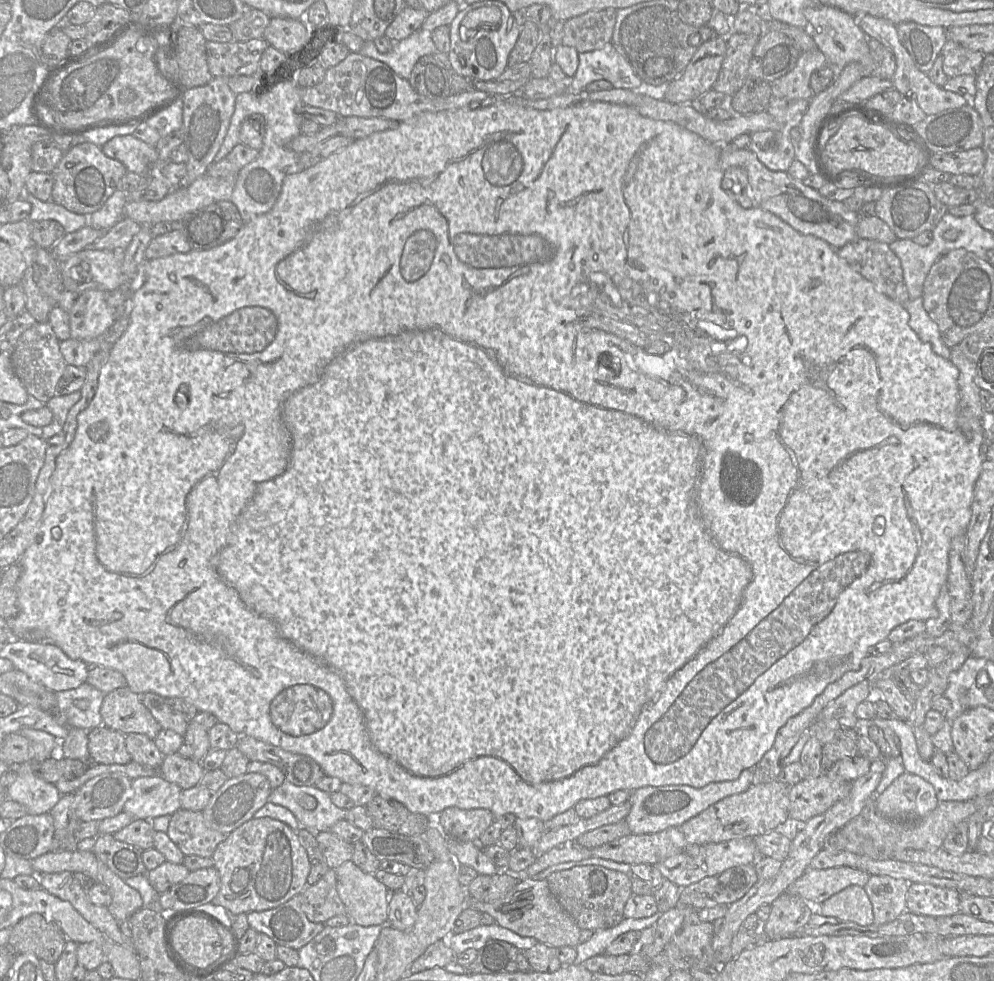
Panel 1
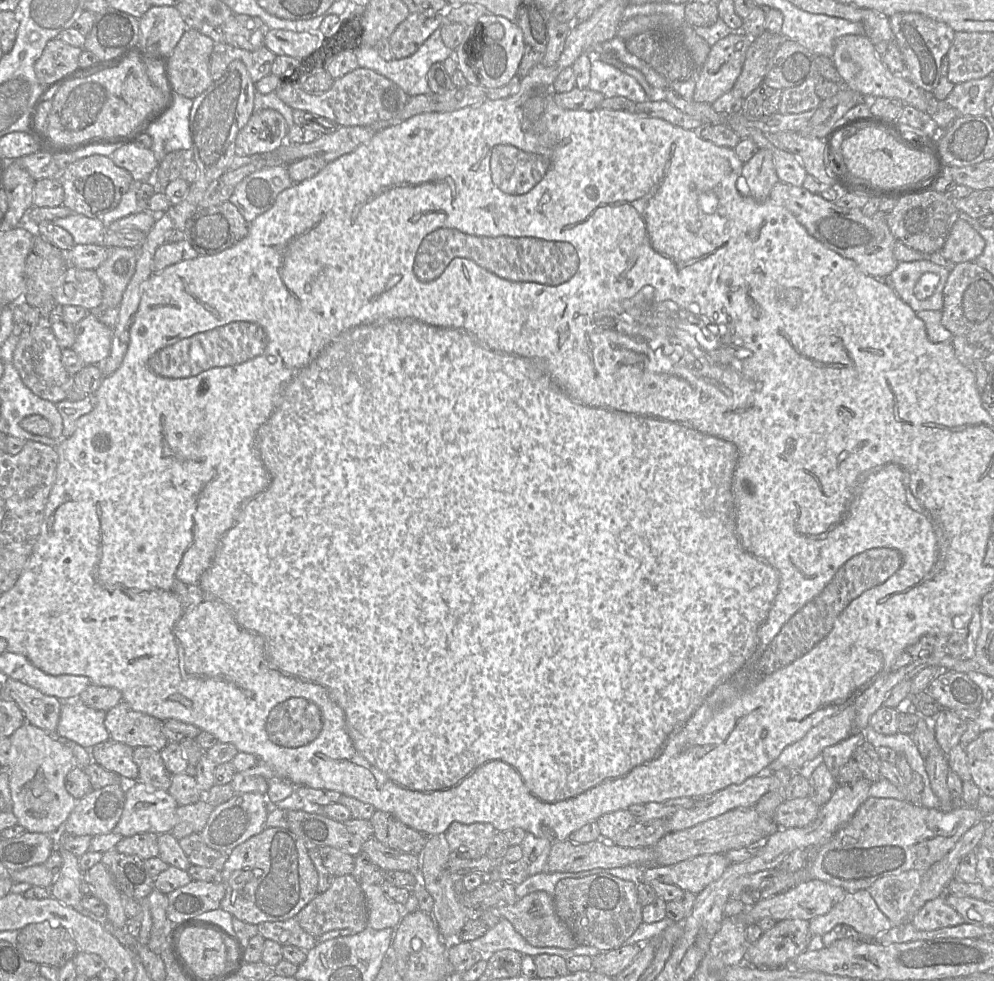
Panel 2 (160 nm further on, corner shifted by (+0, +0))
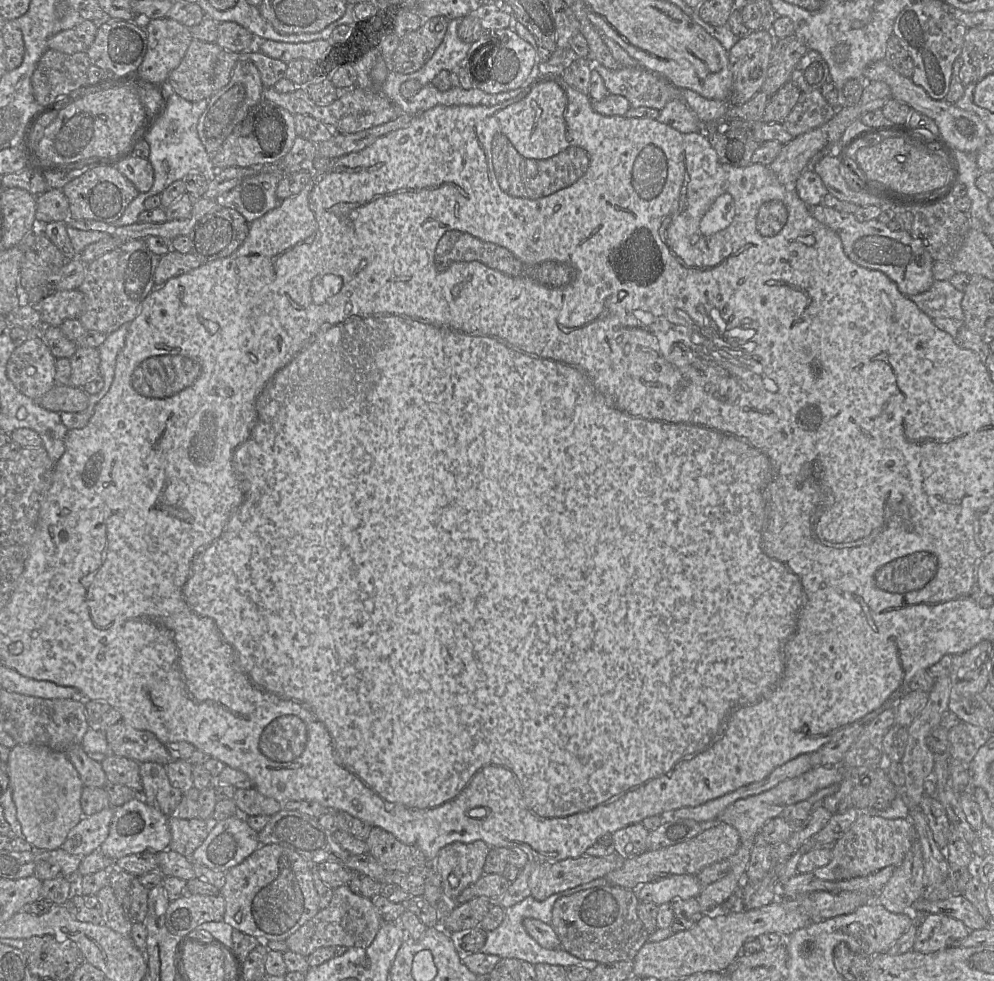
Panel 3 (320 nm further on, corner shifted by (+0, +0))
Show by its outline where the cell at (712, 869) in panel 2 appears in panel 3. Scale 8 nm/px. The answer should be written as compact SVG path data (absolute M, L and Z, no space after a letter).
M670 875L641 885L637 890L639 901L653 902L657 906L670 903L674 897L682 899L699 896L703 885L697 875Z

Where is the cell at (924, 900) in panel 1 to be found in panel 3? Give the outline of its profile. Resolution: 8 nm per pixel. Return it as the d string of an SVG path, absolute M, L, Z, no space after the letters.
M925 914L919 926L913 950L932 953L943 950L952 942L966 938L970 930L960 920L943 914Z

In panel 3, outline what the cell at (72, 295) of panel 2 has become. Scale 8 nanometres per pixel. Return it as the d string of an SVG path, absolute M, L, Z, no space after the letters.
M79 289L56 291L45 297L37 308L44 326L57 326L67 319L79 318L85 304L84 294Z

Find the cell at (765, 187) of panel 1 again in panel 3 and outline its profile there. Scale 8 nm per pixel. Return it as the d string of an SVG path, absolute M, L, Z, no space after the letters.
M822 204L810 206L809 211L818 222L837 233L843 250L850 260L862 267L884 273L906 297L927 291L935 281L932 272L935 260L921 241L914 239L909 232L891 230L877 219L860 221L851 213L825 207Z

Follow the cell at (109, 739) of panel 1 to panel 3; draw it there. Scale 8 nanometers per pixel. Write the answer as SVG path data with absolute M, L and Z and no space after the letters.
M108 753L100 764L108 782L127 786L141 796L142 782L138 762Z

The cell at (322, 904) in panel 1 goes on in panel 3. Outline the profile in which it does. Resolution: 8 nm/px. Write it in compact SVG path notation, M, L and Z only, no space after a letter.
M348 885L333 889L329 905L318 913L285 941L288 950L304 957L321 947L341 946L366 948L375 939L382 925L382 918L373 900L354 894Z

